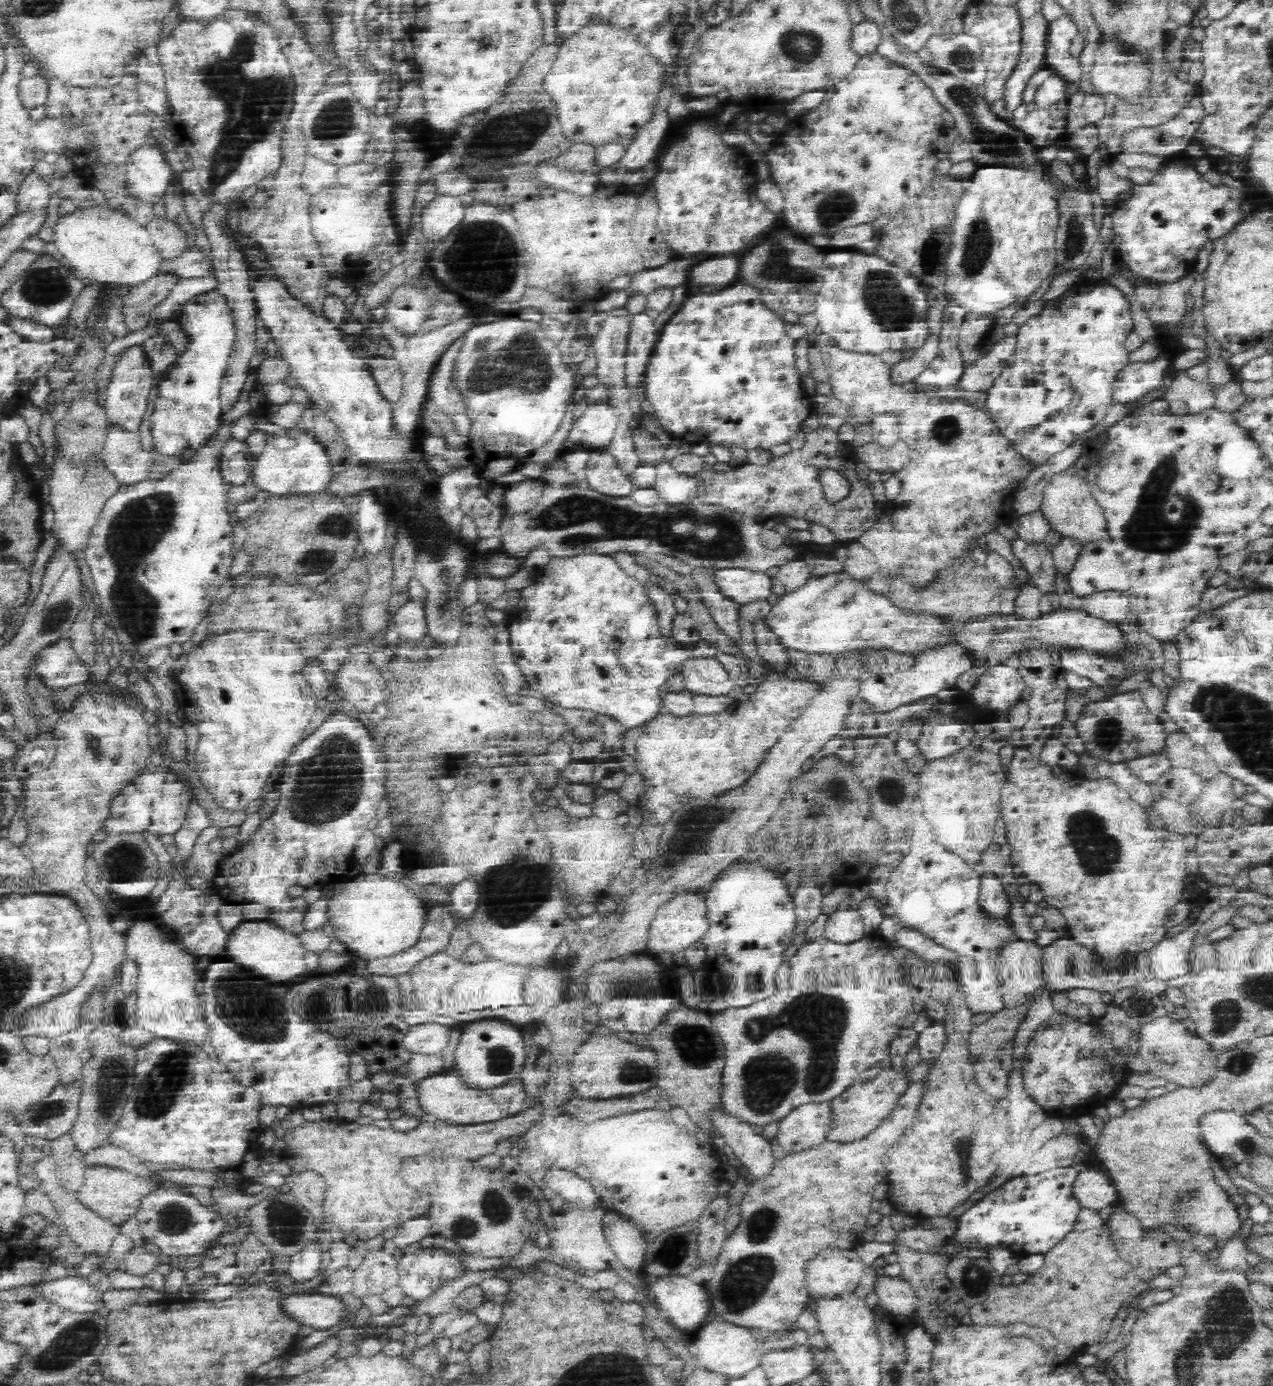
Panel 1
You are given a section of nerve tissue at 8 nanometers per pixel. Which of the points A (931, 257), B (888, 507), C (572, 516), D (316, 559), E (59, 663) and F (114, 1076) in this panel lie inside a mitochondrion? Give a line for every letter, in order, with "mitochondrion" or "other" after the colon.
A: mitochondrion
B: other
C: mitochondrion
D: mitochondrion
E: other
F: mitochondrion

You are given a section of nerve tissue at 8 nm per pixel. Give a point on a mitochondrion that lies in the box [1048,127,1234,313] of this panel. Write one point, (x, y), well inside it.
(1075, 239)

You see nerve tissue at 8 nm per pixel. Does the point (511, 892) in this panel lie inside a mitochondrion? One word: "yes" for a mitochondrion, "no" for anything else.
yes

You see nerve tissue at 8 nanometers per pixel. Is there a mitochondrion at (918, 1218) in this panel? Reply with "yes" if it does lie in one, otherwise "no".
no

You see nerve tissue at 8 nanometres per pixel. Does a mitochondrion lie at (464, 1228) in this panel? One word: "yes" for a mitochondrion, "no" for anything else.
yes

